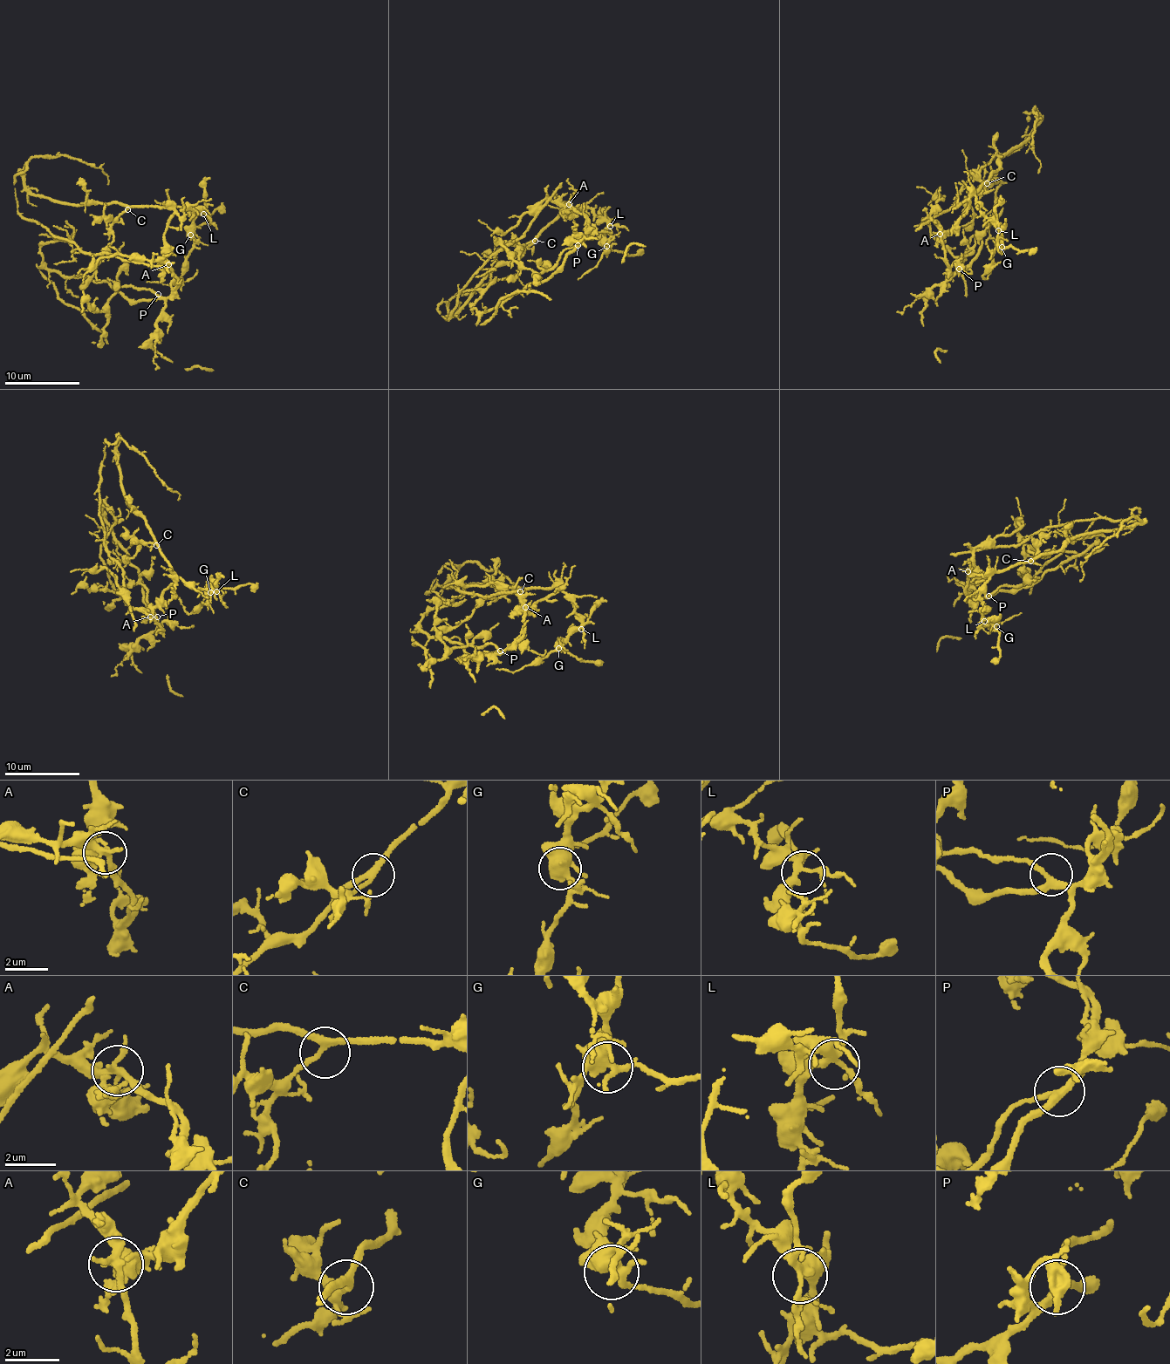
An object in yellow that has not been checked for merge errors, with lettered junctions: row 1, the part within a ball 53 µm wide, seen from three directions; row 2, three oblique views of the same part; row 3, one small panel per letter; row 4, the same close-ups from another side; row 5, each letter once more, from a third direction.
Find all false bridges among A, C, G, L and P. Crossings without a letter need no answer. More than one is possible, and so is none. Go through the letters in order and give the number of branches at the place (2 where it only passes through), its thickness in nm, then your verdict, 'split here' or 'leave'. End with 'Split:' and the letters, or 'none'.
A: 4 branches meet; 260 nm thick; split here
C: 3 branches meet; 220 nm thick; leave
G: 4 branches meet; 480 nm thick; leave
L: 5 branches meet; 240 nm thick; leave
P: 3 branches meet; 280 nm thick; leave
Split: A

